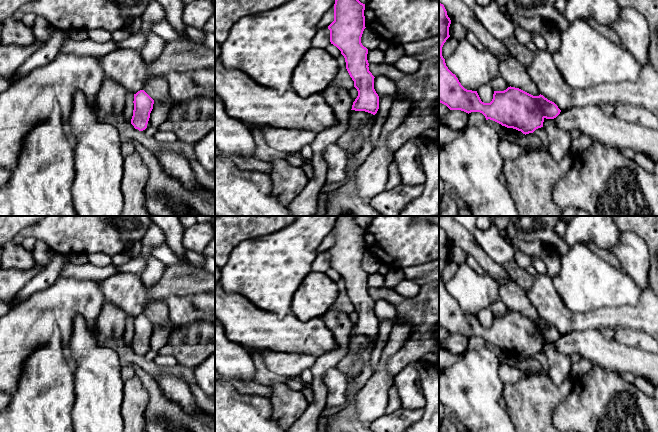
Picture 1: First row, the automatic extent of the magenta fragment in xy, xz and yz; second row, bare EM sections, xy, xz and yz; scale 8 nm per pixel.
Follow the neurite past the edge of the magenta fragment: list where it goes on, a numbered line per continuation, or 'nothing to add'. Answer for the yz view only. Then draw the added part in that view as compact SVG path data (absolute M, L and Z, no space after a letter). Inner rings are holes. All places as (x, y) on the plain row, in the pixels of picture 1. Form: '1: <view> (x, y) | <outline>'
1: yz (590, 344) | M587 329L561 335L553 344L562 354L578 354L619 374L631 372L636 376L643 375L658 386L658 354L631 348L614 339L608 340L599 330Z

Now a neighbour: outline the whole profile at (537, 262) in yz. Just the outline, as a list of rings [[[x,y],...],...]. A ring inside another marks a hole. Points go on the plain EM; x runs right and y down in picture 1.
[[[531,256],[532,266],[536,269],[538,274],[547,274],[547,267],[540,256]]]

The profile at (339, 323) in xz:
[[[329,309],[321,319],[333,333],[339,346],[317,358],[310,369],[313,374],[313,380],[309,387],[313,392],[313,401],[309,403],[301,418],[288,432],[317,432],[319,418],[327,406],[327,387],[323,382],[323,376],[328,370],[337,368],[339,362],[348,352],[347,346],[354,326],[350,321],[349,315]]]

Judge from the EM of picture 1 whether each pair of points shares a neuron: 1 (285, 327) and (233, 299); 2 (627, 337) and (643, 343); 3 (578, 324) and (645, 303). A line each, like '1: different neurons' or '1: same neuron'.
1: same neuron
2: same neuron
3: same neuron

